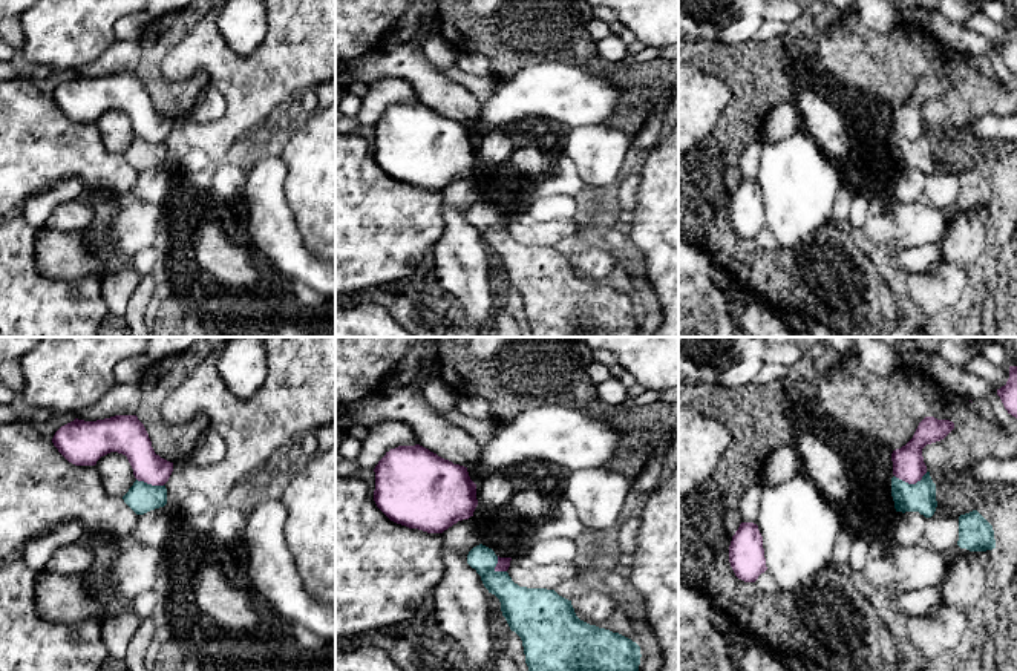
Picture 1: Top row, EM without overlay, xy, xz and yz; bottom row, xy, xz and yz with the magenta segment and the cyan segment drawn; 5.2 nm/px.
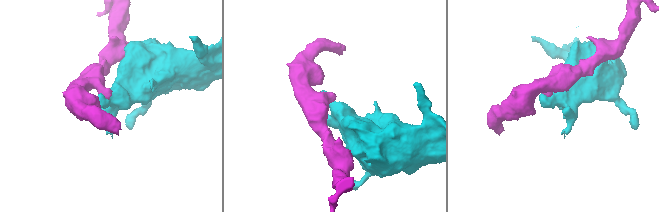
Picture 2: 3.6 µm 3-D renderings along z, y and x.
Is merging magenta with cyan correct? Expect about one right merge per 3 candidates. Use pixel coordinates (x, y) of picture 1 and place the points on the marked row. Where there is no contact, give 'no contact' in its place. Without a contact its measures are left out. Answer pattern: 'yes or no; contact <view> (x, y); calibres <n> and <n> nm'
no; contact yz (910, 483); calibres 160 and 160 nm

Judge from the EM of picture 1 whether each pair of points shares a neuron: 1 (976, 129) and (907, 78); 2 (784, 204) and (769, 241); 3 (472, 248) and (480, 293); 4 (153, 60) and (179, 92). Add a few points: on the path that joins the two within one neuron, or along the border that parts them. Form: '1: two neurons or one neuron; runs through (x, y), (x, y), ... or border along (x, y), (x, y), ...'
1: two neurons; border along (1000, 115), (979, 115), (968, 124), (945, 129)
2: two neurons; border along (768, 227), (777, 245)
3: one neuron; runs through (472, 259), (472, 282)
4: one neuron; runs through (153, 71), (153, 75), (169, 91)

